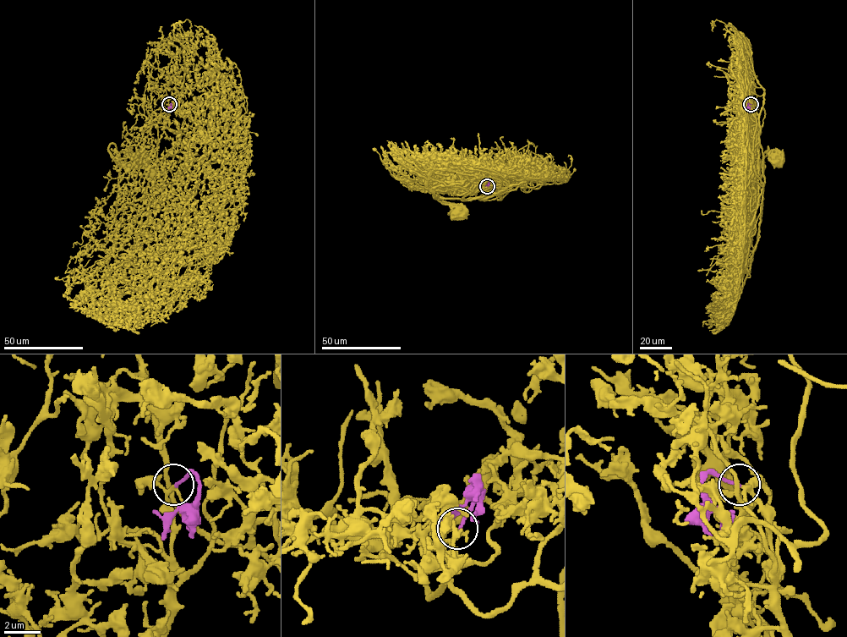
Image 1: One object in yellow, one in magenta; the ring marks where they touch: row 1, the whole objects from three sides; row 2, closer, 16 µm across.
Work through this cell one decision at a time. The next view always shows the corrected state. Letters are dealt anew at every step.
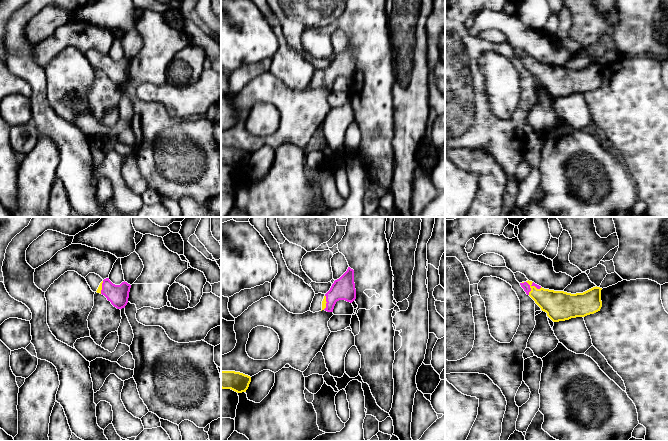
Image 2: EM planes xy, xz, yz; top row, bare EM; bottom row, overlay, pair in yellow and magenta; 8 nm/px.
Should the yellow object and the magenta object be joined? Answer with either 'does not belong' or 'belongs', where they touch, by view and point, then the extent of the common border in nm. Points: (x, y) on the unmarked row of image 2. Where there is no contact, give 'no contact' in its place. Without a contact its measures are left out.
belongs; meets yellow in yz at (534, 62); contact 140 nm long

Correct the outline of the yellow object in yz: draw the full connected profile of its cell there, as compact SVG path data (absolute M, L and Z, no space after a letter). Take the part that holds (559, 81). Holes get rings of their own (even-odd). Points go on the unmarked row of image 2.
M529 56L520 61L553 98L585 93L600 87L602 83L602 64L597 62L583 69L571 70L544 65Z

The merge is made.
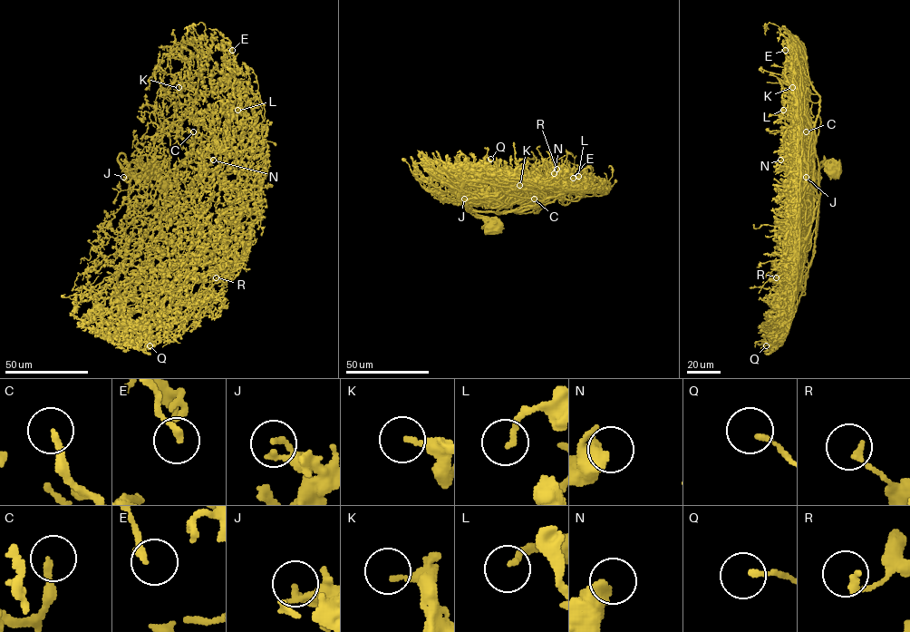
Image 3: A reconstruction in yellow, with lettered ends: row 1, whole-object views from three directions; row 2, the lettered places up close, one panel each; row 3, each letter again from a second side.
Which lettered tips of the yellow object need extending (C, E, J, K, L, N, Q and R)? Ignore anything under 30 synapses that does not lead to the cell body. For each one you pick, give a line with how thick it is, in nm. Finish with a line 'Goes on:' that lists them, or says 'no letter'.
C: 220 nm thick
Goes on: C

